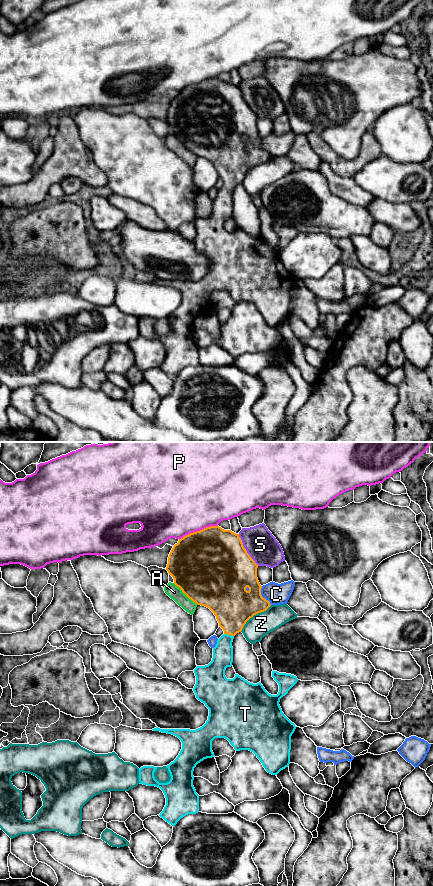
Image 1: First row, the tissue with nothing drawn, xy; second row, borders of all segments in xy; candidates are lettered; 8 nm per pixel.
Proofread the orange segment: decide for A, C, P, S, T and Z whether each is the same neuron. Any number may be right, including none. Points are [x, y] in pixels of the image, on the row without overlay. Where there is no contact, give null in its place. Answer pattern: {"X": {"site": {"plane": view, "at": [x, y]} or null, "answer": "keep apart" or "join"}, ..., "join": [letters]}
{"A": {"site": {"plane": "xy", "at": [185, 146]}, "answer": "keep apart"}, "C": {"site": {"plane": "xy", "at": [261, 148]}, "answer": "keep apart"}, "P": {"site": {"plane": "xy", "at": [198, 83]}, "answer": "keep apart"}, "S": {"site": {"plane": "xy", "at": [245, 102]}, "answer": "keep apart"}, "T": {"site": {"plane": "xy", "at": [229, 186]}, "answer": "join"}, "Z": {"site": {"plane": "xy", "at": [254, 166]}, "answer": "keep apart"}, "join": ["T"]}

